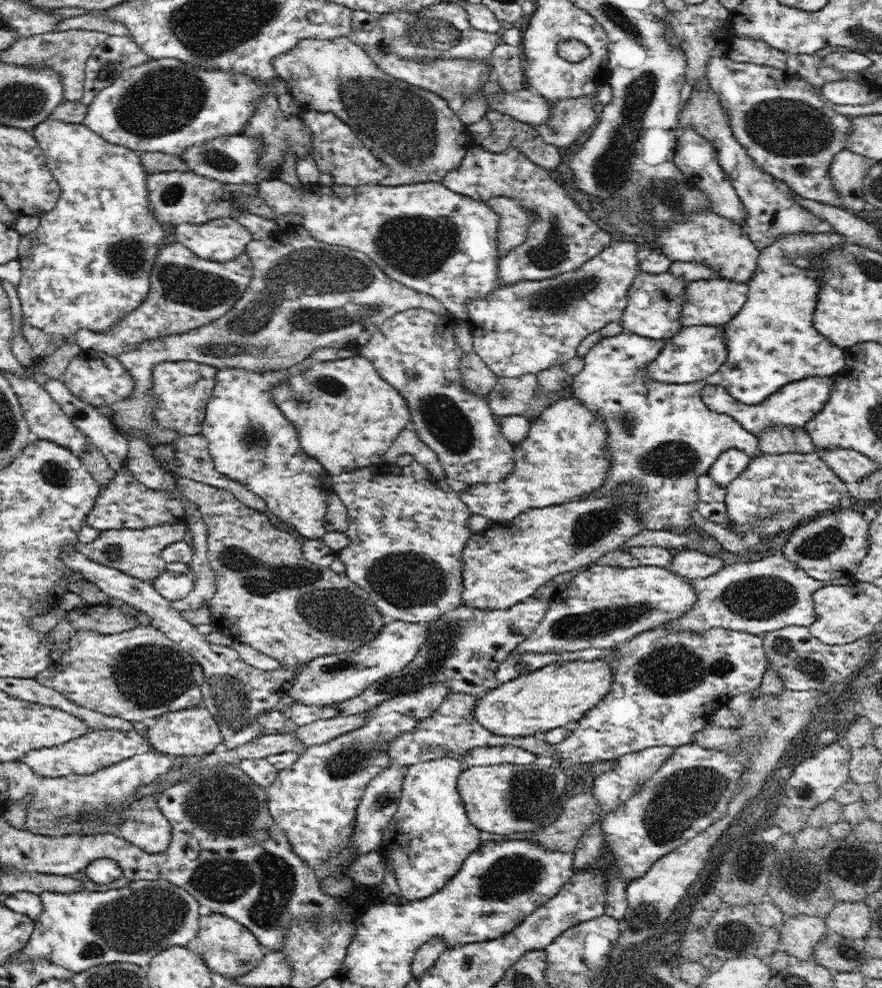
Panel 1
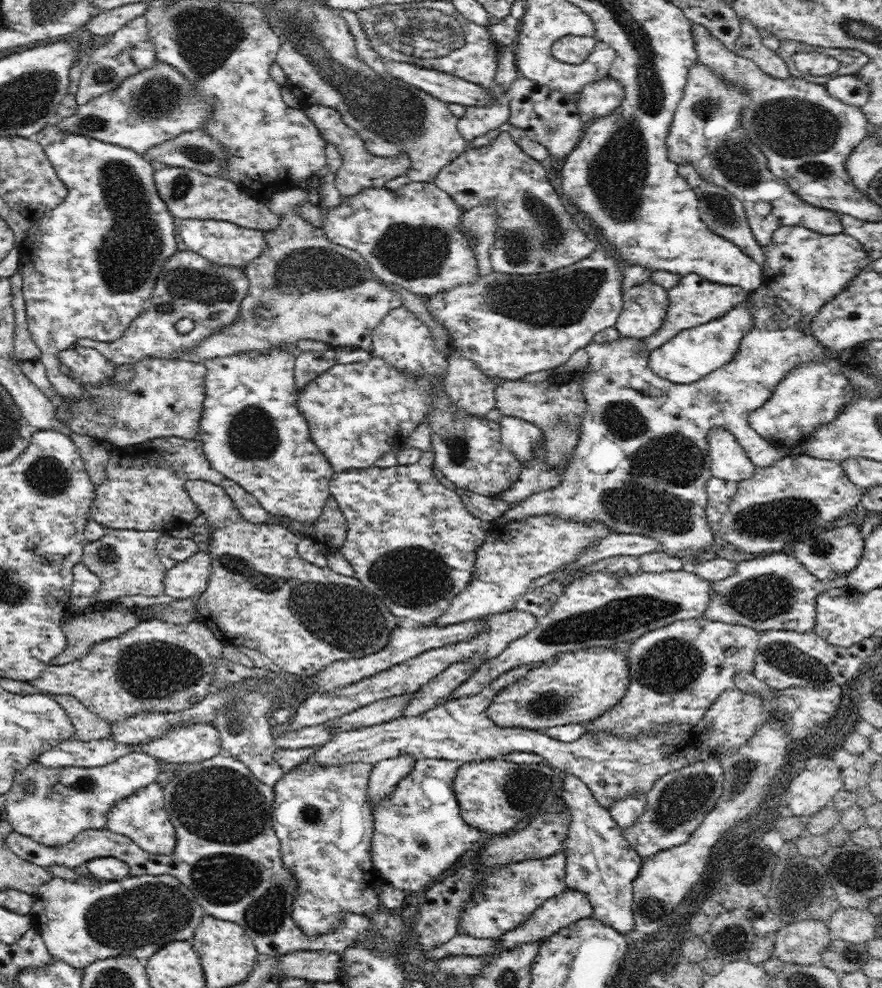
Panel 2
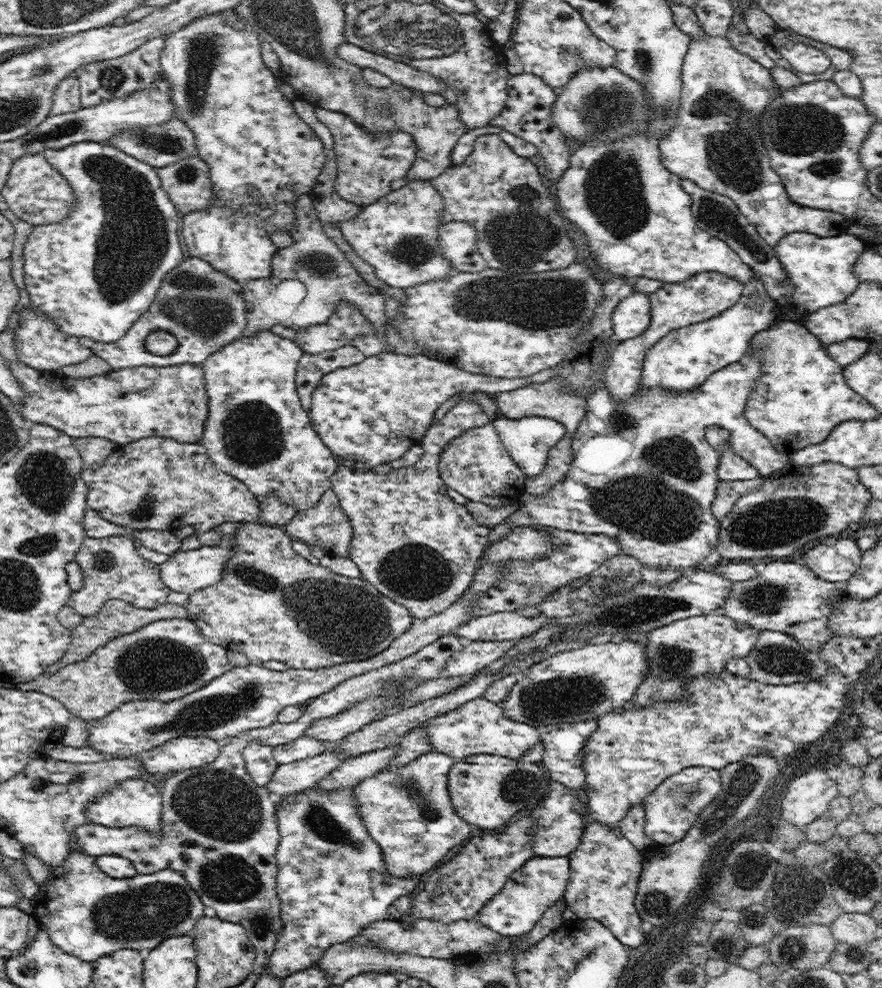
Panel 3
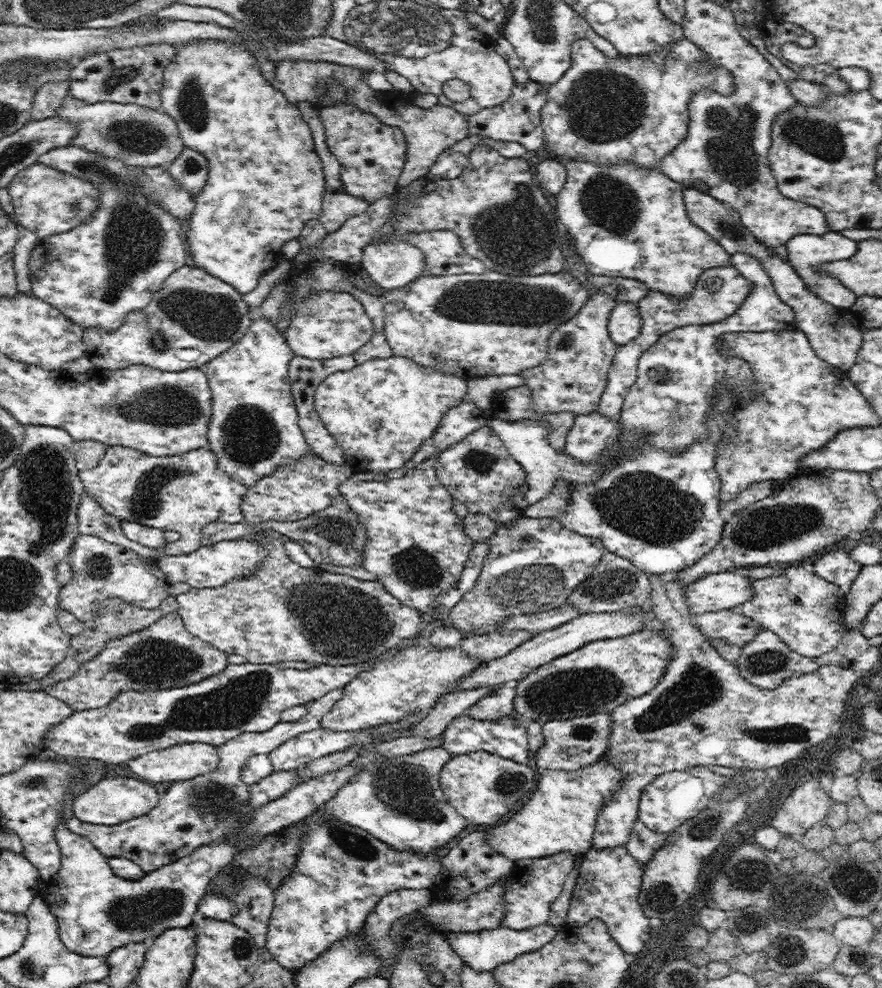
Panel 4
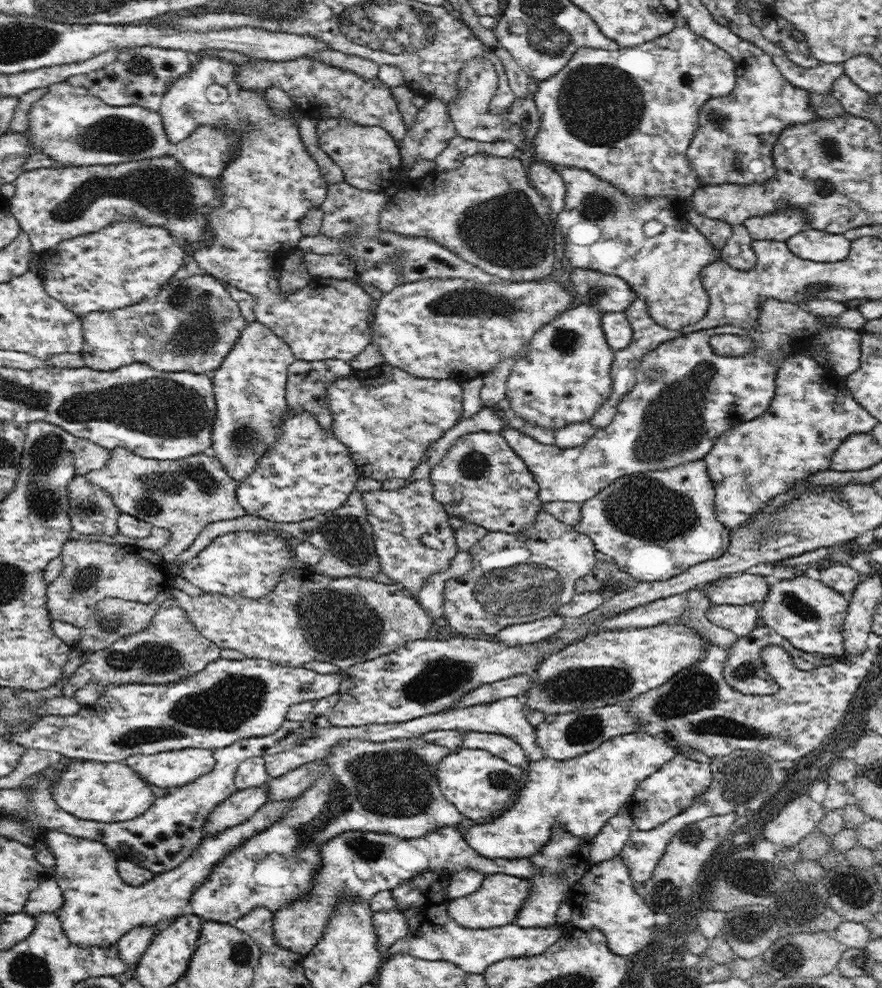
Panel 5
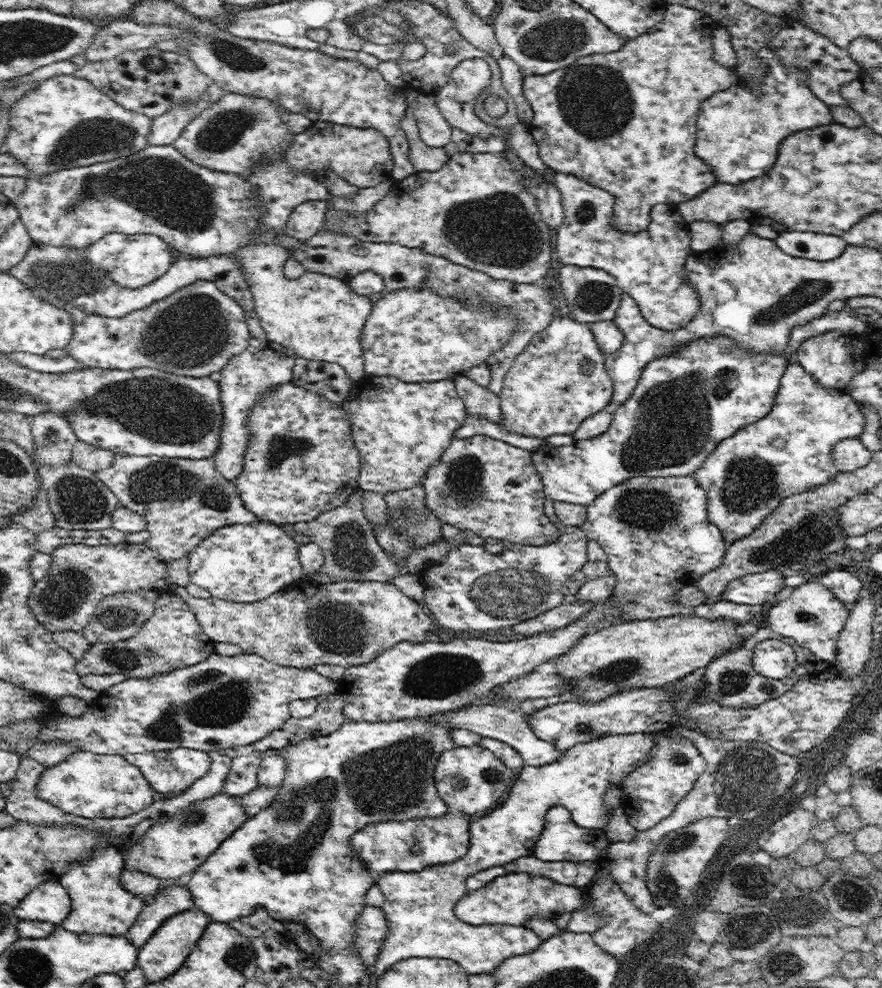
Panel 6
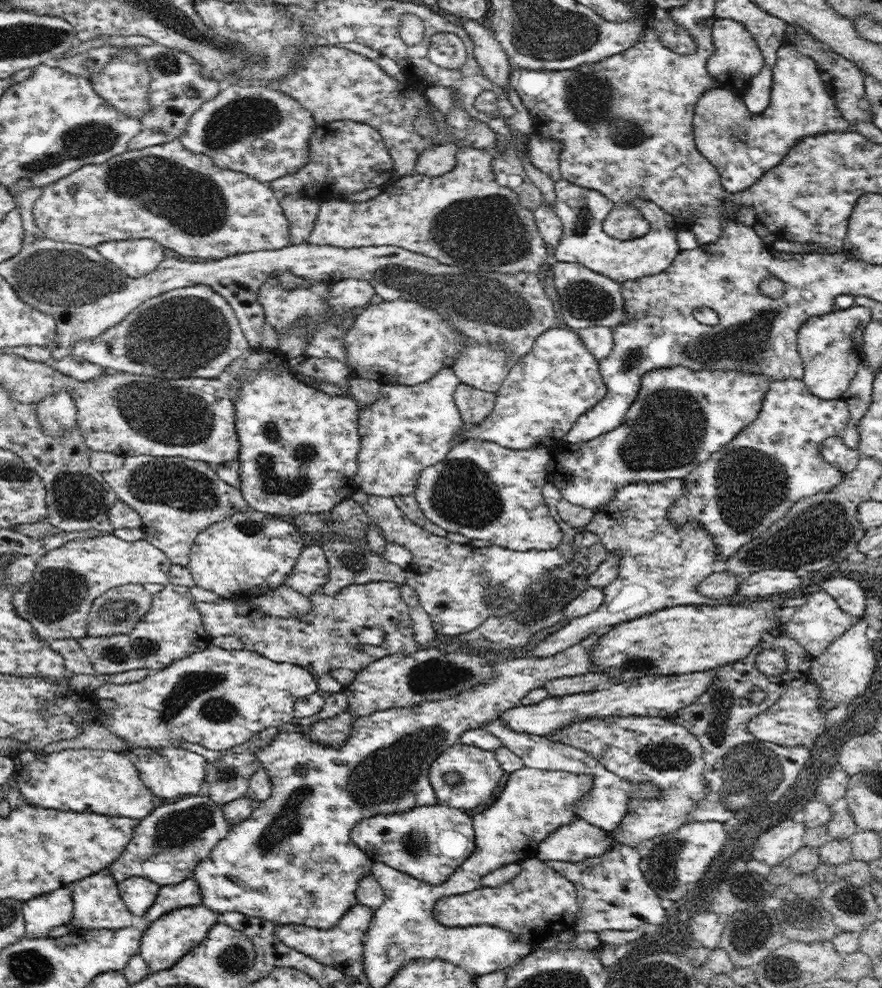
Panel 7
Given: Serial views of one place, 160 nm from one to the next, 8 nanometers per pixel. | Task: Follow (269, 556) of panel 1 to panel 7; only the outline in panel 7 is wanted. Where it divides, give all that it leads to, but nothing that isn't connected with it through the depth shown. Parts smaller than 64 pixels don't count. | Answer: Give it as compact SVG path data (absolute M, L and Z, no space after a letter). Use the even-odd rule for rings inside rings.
M380 581L348 585L335 595L326 595L323 592L312 593L309 596L312 609L301 617L279 618L264 615L258 607L250 604L250 600L235 601L222 598L218 602L211 603L195 600L193 605L201 614L205 632L210 639L235 634L239 640L242 640L246 650L258 652L274 662L292 663L304 667L313 675L323 676L336 668L348 668L357 673L383 656L396 653L412 654L420 650L420 645L414 639L414 629L412 629L414 624L412 624L408 605L402 598L400 587L397 582ZM374 627L379 627L384 632L382 643L376 647L366 644L360 638L360 634L366 628Z

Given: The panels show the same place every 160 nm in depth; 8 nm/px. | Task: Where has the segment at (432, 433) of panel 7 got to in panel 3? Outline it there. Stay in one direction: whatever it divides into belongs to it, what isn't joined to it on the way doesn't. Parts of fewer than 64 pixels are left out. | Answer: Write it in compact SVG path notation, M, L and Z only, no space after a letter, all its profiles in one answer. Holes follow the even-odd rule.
M380 352L366 357L363 362L348 368L338 368L325 374L314 390L309 410L313 430L332 451L339 466L349 469L371 469L384 462L399 459L410 447L420 444L421 438L432 426L435 412L451 396L474 393L478 390L489 394L503 393L531 385L529 377L496 378L474 374L424 355L404 355Z

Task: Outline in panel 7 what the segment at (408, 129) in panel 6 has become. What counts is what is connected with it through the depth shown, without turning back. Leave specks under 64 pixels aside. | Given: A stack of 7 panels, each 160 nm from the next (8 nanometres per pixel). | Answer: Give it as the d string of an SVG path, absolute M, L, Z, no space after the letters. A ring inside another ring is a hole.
M452 141L443 145L426 147L419 155L415 164L418 174L437 177L453 170L456 166L456 150L458 146Z

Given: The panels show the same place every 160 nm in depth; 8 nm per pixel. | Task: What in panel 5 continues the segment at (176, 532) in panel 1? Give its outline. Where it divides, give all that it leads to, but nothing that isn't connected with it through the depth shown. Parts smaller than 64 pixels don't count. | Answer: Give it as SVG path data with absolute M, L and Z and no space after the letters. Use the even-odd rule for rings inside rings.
M68 539L62 546L61 557L63 568L61 576L47 583L46 609L51 620L66 621L78 628L86 626L89 617L99 607L100 603L108 597L136 602L150 602L163 590L170 590L174 586L173 573L170 565L162 560L159 564L152 564L149 560L140 557L140 551L133 542L104 543L104 541L86 541L86 539Z

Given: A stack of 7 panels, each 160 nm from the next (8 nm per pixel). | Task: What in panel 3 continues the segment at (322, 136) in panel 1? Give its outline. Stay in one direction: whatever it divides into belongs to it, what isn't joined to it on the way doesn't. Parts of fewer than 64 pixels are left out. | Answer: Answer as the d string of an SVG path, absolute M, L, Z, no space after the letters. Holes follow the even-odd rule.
M315 107L317 117L332 133L333 149L337 156L337 179L334 181L340 196L348 202L361 205L371 205L379 198L390 194L390 184L397 178L404 178L415 160L417 144L413 136L407 132L392 132L392 134L374 134L358 126L347 114Z

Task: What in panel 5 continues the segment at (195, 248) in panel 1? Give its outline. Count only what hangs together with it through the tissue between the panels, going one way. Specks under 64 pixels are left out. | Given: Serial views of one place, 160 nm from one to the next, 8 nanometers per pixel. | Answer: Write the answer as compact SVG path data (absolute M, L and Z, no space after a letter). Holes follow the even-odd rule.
M195 56L191 71L176 79L170 90L162 97L159 109L162 127L168 141L174 147L188 138L198 126L225 126L239 134L237 149L219 176L220 204L209 214L207 231L209 239L196 245L193 258L206 273L240 291L249 293L256 300L255 316L258 322L270 328L278 338L287 342L297 360L307 362L318 360L342 360L352 362L352 358L362 353L371 341L370 312L373 299L360 286L350 279L316 277L307 290L289 292L282 295L279 276L283 259L296 248L303 234L300 221L312 206L321 206L326 200L328 184L320 173L320 167L304 148L298 133L301 114L294 108L288 113L274 113L266 101L265 92L243 90L237 84L236 64L214 56ZM219 84L226 88L228 97L225 102L214 104L212 86Z

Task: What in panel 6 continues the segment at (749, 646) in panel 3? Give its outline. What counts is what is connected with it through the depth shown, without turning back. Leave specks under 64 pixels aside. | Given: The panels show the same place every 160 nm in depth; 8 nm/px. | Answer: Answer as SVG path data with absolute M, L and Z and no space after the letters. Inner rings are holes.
M694 475L627 478L620 484L605 490L592 504L587 505L587 517L581 529L587 540L595 540L606 551L608 567L615 576L616 586L612 596L598 603L610 601L618 605L622 614L618 621L648 620L678 616L678 614L696 614L700 618L718 620L725 618L733 622L747 625L752 605L736 604L722 599L708 602L705 606L690 607L678 604L676 591L685 583L697 581L703 574L714 570L722 564L728 542L722 531L708 520L706 491L696 483Z

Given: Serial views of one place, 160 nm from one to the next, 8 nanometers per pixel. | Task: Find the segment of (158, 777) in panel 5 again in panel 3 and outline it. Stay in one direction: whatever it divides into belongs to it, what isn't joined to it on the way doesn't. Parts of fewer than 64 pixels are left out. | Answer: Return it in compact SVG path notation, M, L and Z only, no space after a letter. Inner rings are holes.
M205 736L171 738L162 746L143 750L138 757L143 769L150 774L179 773L201 768L214 762L220 754L221 744Z

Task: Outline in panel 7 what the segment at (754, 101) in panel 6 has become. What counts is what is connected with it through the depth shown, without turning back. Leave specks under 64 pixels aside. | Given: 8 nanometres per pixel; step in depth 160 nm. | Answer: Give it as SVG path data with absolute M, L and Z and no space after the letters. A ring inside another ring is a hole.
M791 43L783 44L778 49L777 56L773 68L771 99L763 113L751 113L745 105L743 97L726 88L715 87L707 90L696 103L693 133L697 149L716 167L722 184L729 193L737 193L750 188L764 173L778 166L800 138L851 129L827 91L813 58L800 54Z

